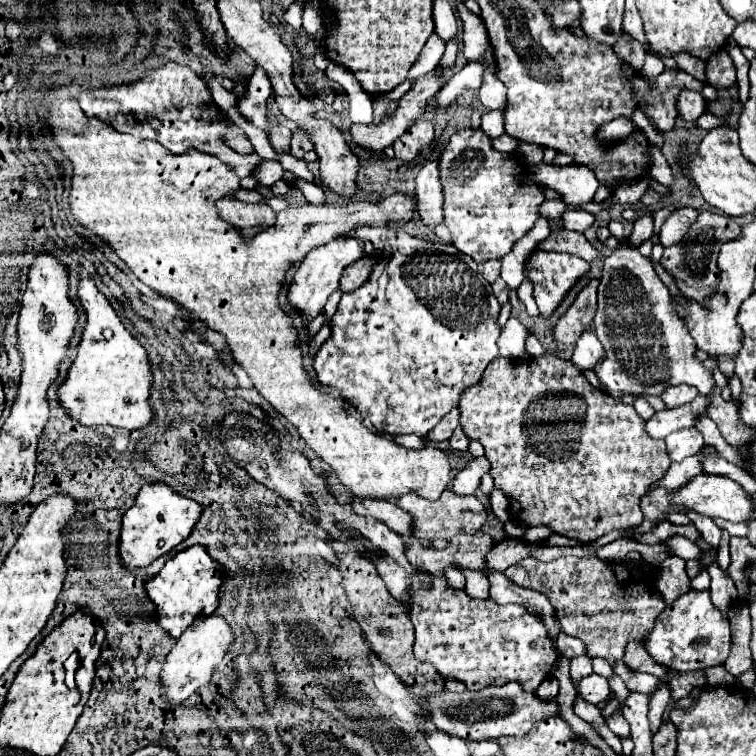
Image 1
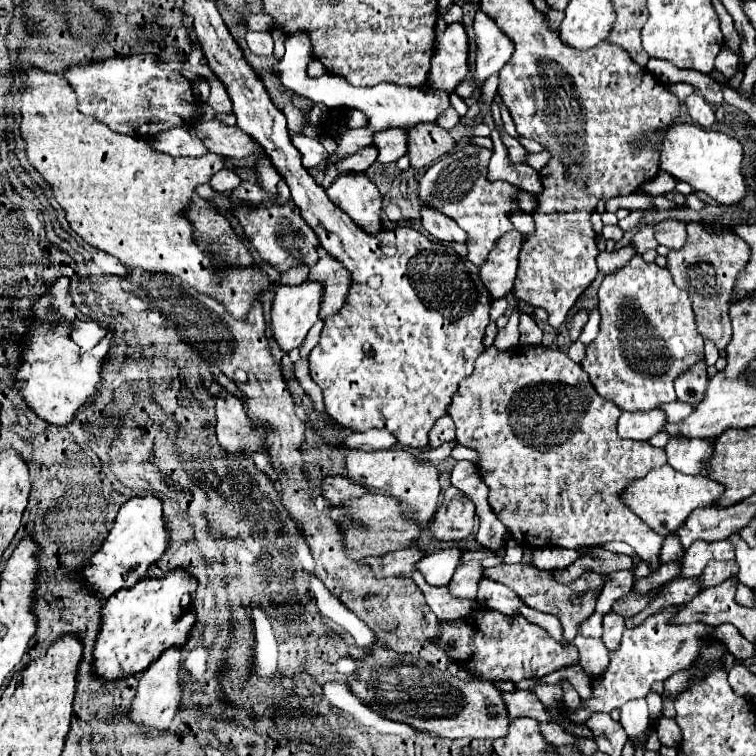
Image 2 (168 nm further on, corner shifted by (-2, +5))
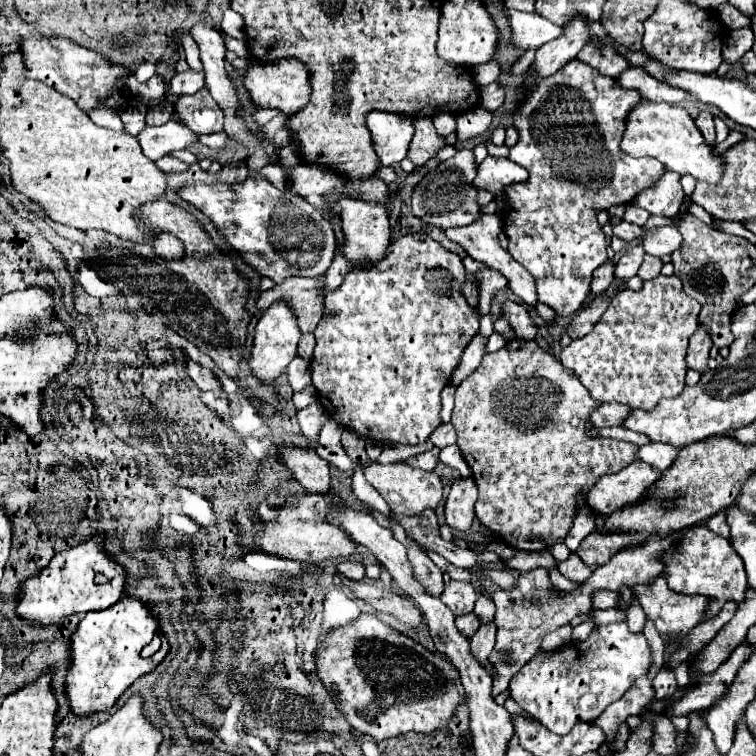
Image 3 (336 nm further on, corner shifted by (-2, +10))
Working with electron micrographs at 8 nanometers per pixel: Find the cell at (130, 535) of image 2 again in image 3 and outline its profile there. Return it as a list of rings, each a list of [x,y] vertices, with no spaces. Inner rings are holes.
[[[101,534],[89,542],[83,542],[81,546],[59,552],[37,576],[23,580],[17,594],[15,616],[49,626],[71,614],[97,612],[113,606],[123,594],[123,568],[117,562],[111,562],[111,558],[107,558],[99,546],[103,546]]]

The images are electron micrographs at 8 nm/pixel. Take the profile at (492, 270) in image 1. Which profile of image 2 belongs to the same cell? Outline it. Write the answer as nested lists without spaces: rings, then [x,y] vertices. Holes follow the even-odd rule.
[[[519,231],[505,235],[499,241],[499,247],[491,251],[491,257],[487,259],[487,263],[479,267],[481,279],[489,287],[493,299],[505,297],[513,291],[521,243],[523,243],[523,235]]]

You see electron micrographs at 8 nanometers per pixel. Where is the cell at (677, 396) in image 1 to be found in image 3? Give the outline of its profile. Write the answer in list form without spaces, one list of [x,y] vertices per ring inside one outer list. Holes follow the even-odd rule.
[[[699,326],[697,332],[689,338],[689,350],[687,350],[687,364],[691,370],[705,372],[707,370],[707,360],[709,360],[709,350],[713,346],[711,334],[707,332],[705,326]]]

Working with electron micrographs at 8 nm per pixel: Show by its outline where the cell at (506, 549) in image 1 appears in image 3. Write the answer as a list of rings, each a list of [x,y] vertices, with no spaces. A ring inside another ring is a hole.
[[[455,580],[445,584],[443,596],[441,596],[441,602],[455,616],[463,616],[463,614],[473,612],[475,600],[477,600],[477,592],[475,592],[473,584],[471,582],[455,582]]]

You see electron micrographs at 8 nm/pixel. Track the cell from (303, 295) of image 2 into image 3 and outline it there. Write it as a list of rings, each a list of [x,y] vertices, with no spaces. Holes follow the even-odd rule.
[[[275,302],[275,306],[269,306],[255,326],[255,338],[253,338],[251,358],[249,358],[249,372],[257,376],[263,384],[273,384],[283,372],[287,372],[289,362],[295,358],[299,336],[301,332],[297,328],[295,316],[291,314],[291,308],[285,302]]]

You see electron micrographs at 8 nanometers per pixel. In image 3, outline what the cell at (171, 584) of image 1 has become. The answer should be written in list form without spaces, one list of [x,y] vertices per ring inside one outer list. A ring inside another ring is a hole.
[[[121,598],[115,606],[99,612],[85,614],[85,618],[79,622],[77,632],[71,636],[71,654],[69,654],[69,670],[65,676],[65,694],[71,706],[71,714],[75,716],[93,716],[105,710],[111,710],[115,702],[121,698],[121,694],[143,674],[151,672],[167,654],[169,654],[169,642],[165,636],[161,638],[159,654],[151,658],[141,658],[141,650],[153,640],[153,634],[159,630],[157,620],[135,602],[135,598]]]

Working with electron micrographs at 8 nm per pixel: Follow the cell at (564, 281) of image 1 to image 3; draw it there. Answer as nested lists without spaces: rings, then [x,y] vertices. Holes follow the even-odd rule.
[[[579,60],[567,62],[567,66],[551,78],[539,78],[529,70],[529,78],[533,80],[529,86],[531,94],[515,112],[519,140],[507,156],[523,166],[529,172],[529,178],[503,188],[507,200],[507,212],[501,218],[503,232],[509,238],[507,252],[521,266],[527,266],[529,274],[537,280],[539,302],[553,308],[557,316],[573,316],[589,296],[593,272],[607,262],[607,242],[597,224],[597,212],[633,202],[639,192],[655,186],[665,174],[665,166],[655,158],[635,160],[619,148],[627,114],[639,104],[639,100],[643,100],[637,90],[621,88],[613,78],[601,76]]]

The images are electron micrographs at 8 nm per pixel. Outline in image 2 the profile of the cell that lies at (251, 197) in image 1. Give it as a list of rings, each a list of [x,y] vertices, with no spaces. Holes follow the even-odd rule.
[[[223,168],[217,172],[209,181],[209,184],[215,191],[225,192],[238,187],[241,183],[241,178],[229,169]]]

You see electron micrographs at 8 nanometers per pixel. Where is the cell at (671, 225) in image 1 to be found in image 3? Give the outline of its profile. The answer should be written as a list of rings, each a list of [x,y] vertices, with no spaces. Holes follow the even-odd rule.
[[[661,226],[661,228],[651,228],[645,232],[641,246],[645,248],[647,254],[663,258],[675,252],[681,246],[681,234],[675,226]]]

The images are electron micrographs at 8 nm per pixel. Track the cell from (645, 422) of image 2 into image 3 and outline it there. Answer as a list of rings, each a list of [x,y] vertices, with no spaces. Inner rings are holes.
[[[603,402],[601,406],[597,406],[591,416],[589,416],[589,422],[597,428],[603,428],[603,426],[621,426],[623,424],[623,418],[627,418],[629,414],[629,408],[619,404],[619,402]]]

